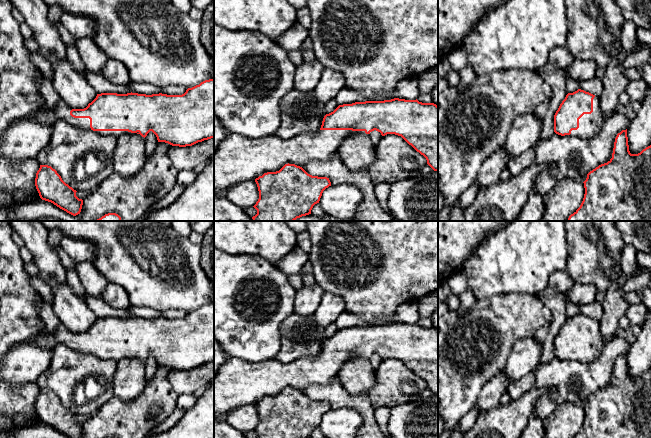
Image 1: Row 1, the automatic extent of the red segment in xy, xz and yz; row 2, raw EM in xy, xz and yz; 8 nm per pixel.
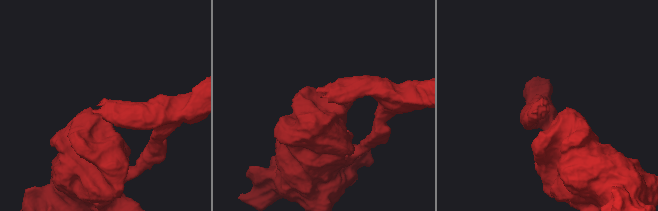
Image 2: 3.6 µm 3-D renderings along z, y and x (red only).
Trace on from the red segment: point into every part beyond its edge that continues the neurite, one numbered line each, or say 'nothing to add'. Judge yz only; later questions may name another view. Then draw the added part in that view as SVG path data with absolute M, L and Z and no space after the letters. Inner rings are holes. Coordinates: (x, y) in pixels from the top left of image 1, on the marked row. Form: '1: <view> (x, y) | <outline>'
1: yz (589, 124) | M595 96L593 99L593 112L584 114L579 119L579 128L571 131L571 136L592 137L596 135L605 121L601 112L600 97Z

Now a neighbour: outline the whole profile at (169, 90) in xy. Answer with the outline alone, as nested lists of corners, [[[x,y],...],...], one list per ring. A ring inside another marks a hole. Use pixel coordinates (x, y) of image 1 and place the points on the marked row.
[[[167,86],[167,87],[161,87],[161,93],[167,94],[167,95],[182,95],[186,92],[186,88],[183,86]]]

